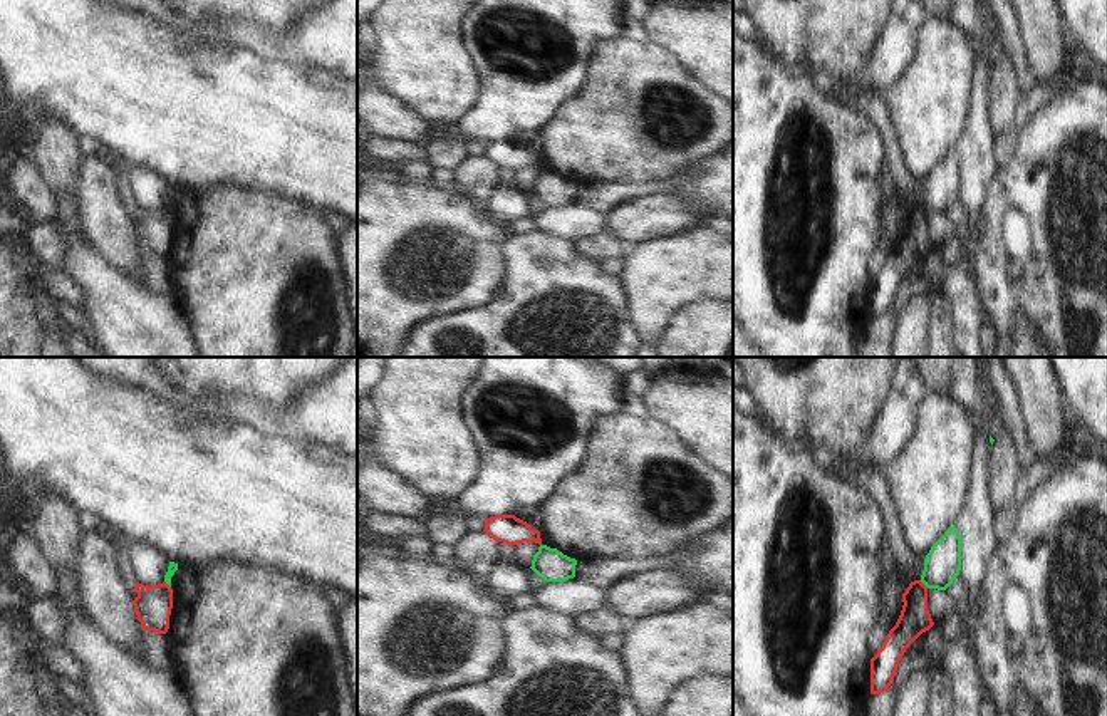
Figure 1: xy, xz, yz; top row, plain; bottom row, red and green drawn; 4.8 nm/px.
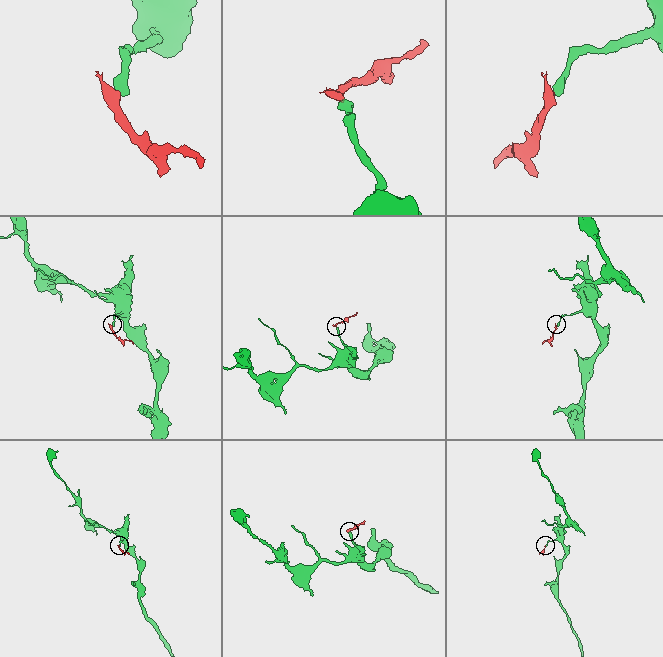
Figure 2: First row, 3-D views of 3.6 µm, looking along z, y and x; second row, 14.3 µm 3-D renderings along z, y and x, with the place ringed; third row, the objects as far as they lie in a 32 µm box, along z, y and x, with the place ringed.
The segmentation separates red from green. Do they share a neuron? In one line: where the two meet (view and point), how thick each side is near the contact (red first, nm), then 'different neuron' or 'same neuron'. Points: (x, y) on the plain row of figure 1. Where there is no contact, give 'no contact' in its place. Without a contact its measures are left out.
yz (923, 208) | 150/180 nm | different neuron

